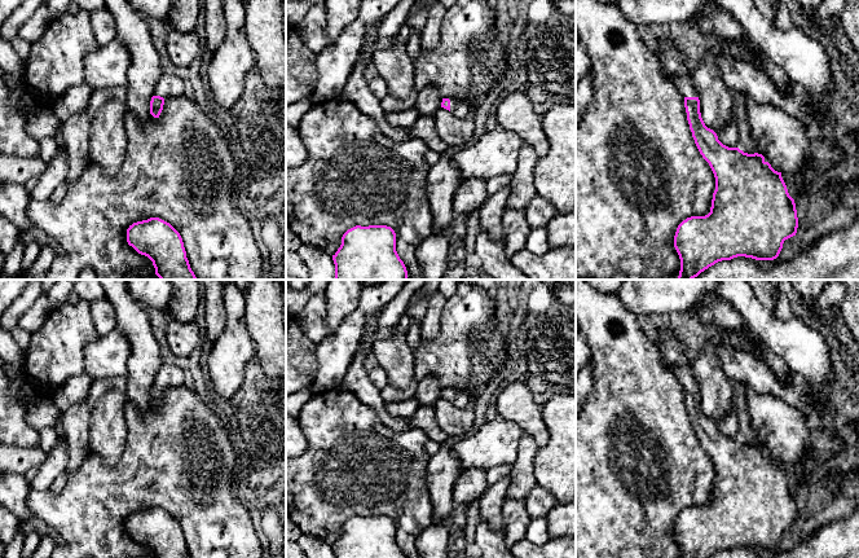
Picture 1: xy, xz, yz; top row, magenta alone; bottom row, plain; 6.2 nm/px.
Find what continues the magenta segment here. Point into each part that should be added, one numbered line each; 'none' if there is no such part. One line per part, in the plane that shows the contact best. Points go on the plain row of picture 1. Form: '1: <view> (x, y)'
1: xz (461, 398)

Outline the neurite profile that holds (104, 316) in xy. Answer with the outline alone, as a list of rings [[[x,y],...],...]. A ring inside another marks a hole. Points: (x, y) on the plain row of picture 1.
[[[106,298],[91,302],[91,316],[100,335],[107,335],[116,329],[116,315]]]

